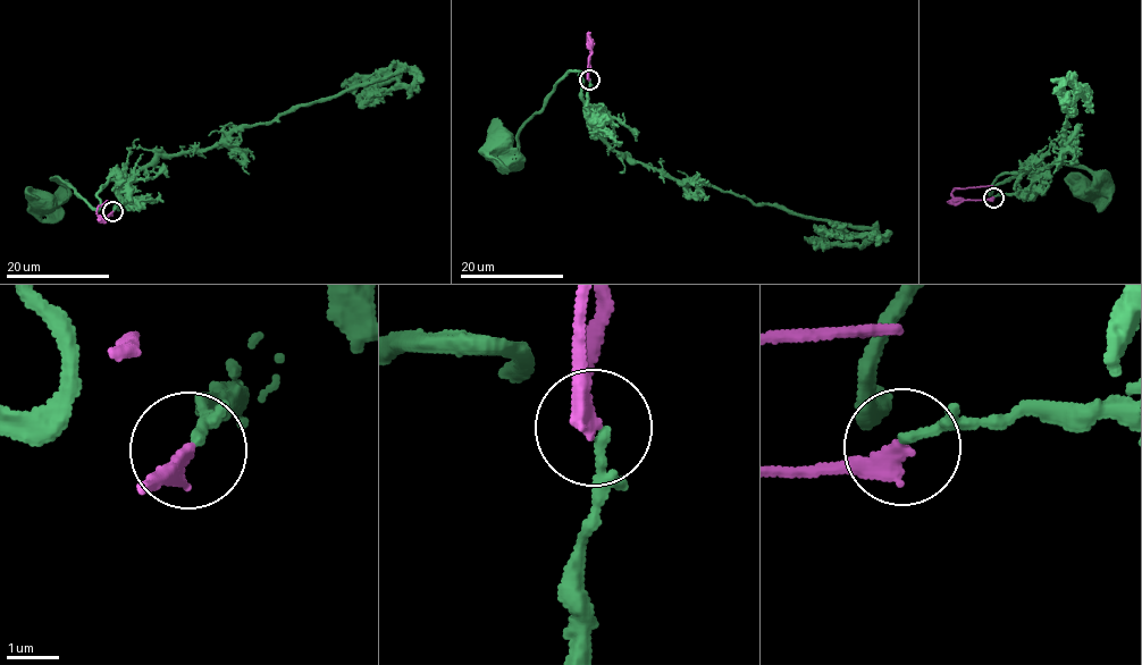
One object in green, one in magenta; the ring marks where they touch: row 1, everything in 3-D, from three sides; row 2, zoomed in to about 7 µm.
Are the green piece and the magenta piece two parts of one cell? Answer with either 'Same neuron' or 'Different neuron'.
Different neuron

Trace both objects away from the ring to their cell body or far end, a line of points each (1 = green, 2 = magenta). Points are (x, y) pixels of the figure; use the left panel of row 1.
1: (114, 211), (120, 205), (109, 179), (97, 208), (56, 176), (68, 196), (42, 202)
2: (112, 212), (101, 217), (97, 212), (107, 201)

